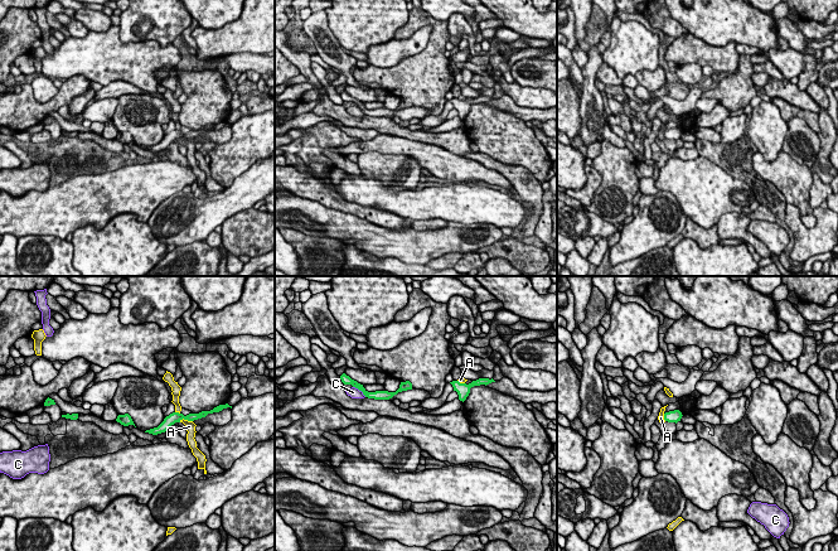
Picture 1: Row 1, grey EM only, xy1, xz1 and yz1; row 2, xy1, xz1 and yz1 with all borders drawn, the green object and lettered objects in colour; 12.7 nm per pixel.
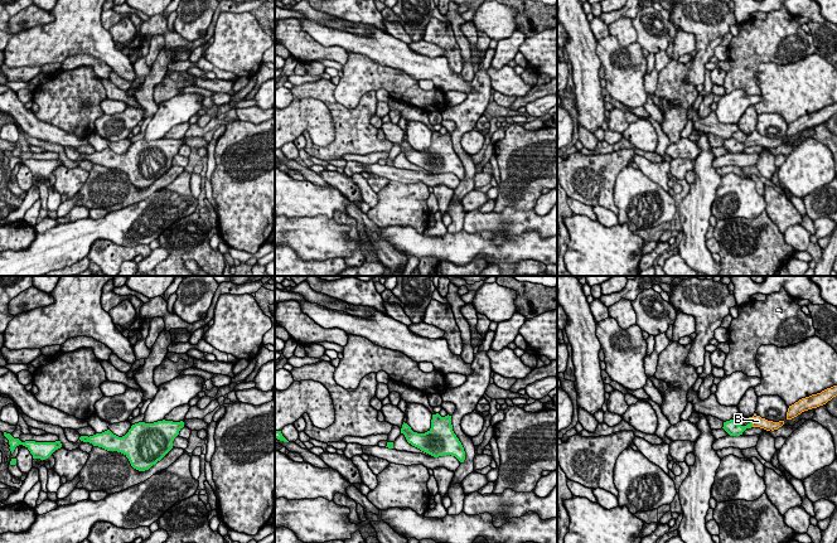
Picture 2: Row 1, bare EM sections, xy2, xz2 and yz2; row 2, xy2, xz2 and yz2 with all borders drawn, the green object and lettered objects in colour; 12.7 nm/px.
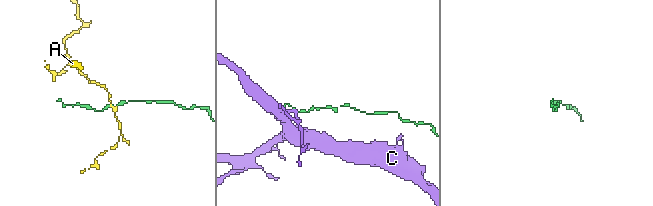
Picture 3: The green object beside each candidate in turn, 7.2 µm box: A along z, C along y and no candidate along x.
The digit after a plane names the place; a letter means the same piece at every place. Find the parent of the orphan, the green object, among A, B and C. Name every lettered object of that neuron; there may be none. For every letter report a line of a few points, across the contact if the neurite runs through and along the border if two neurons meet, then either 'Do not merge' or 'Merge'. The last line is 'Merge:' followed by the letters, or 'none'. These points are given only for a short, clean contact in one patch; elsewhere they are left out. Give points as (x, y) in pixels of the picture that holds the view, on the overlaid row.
A: Line: xy1 (179, 420), (187, 419), (192, 421). Do not merge
B: Line: yz2 (731, 427), (745, 427), (750, 422), (758, 421). Merge
C: Line: xz1 (353, 386), (366, 396). Do not merge
Merge: B

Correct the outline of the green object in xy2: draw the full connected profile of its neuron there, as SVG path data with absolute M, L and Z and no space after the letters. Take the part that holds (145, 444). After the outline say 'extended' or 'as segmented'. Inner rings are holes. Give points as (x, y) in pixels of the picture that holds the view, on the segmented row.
M163 420L154 423L139 422L132 425L122 437L107 430L89 437L81 436L79 440L107 451L121 452L129 459L134 469L145 471L173 449L173 441L183 427L183 421L173 422Z; as segmented

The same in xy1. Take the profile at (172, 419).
M226 403L226 405L217 406L210 411L202 411L199 414L189 414L187 416L184 416L183 414L179 414L179 412L173 412L169 416L166 416L164 419L164 421L158 427L146 430L145 432L158 435L158 434L165 432L171 425L174 425L175 422L180 422L183 419L188 420L188 421L194 421L194 420L202 419L202 417L205 417L208 414L219 412L223 409L227 409L227 407L232 409L232 406Z; as segmented

